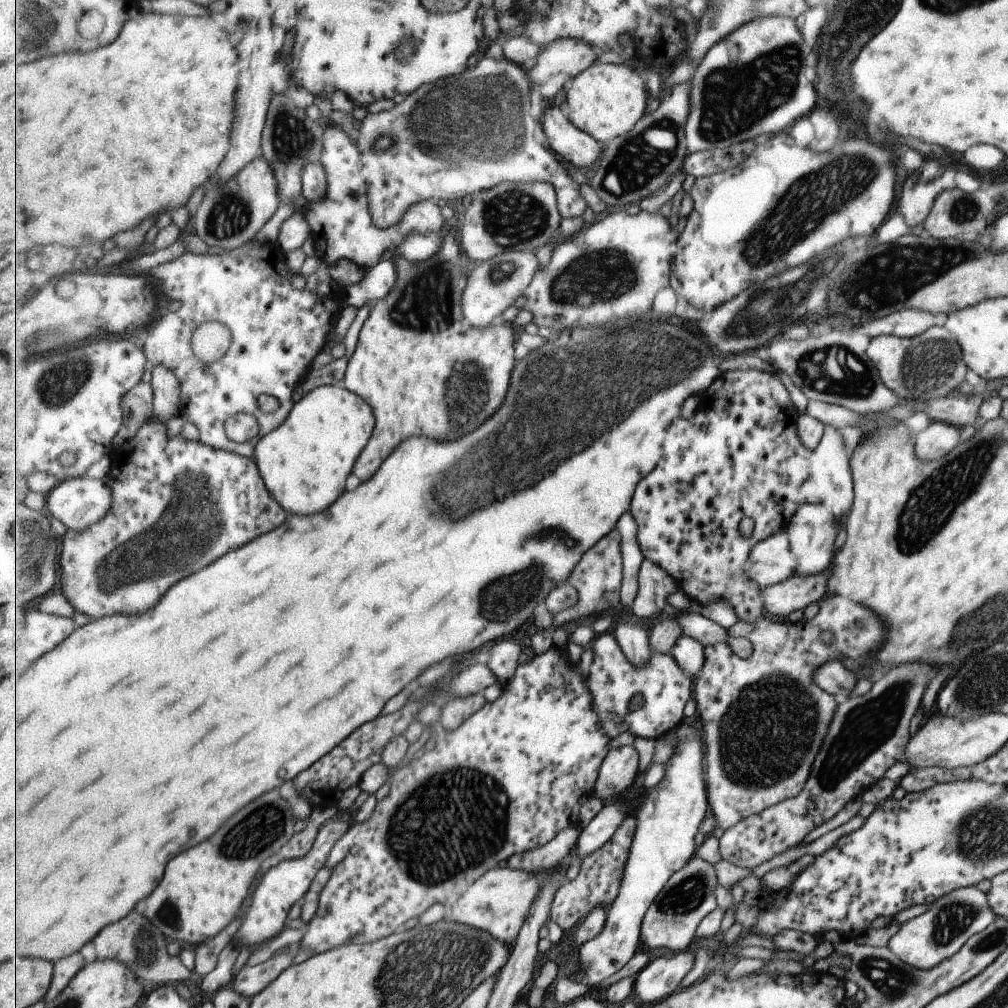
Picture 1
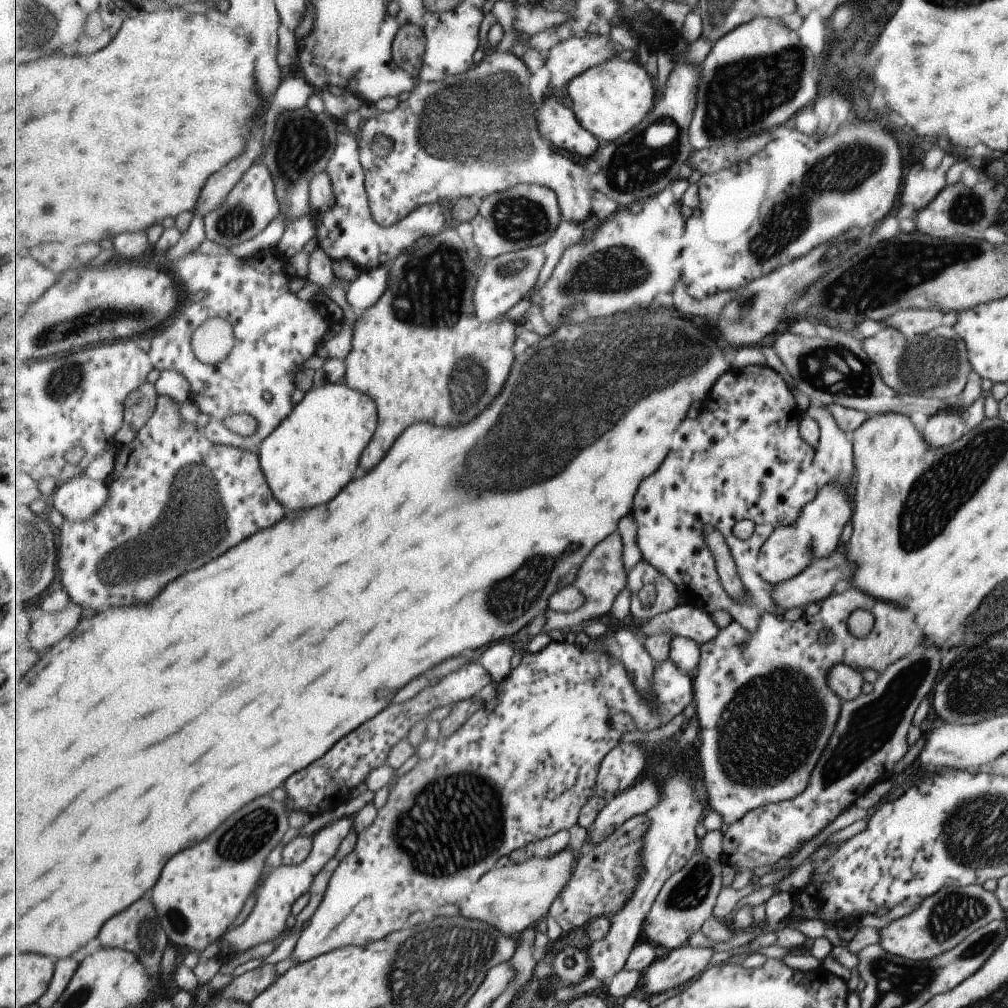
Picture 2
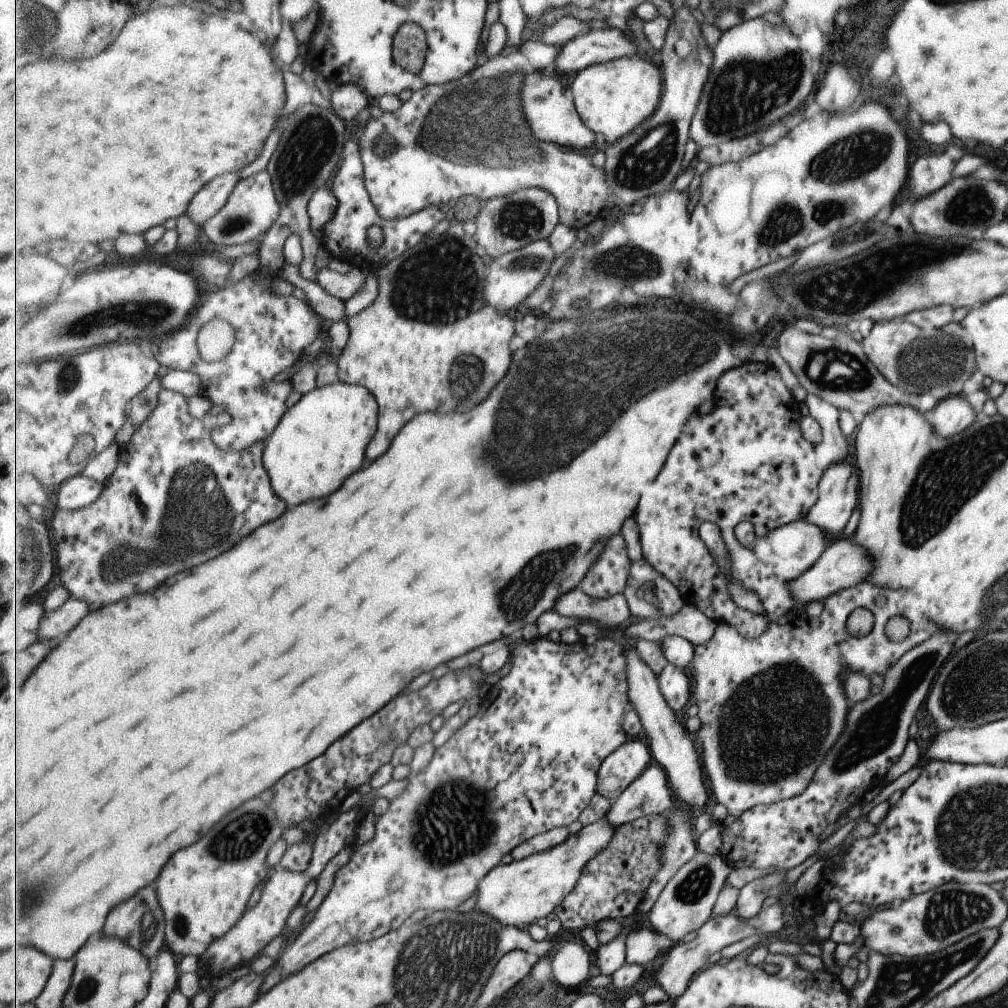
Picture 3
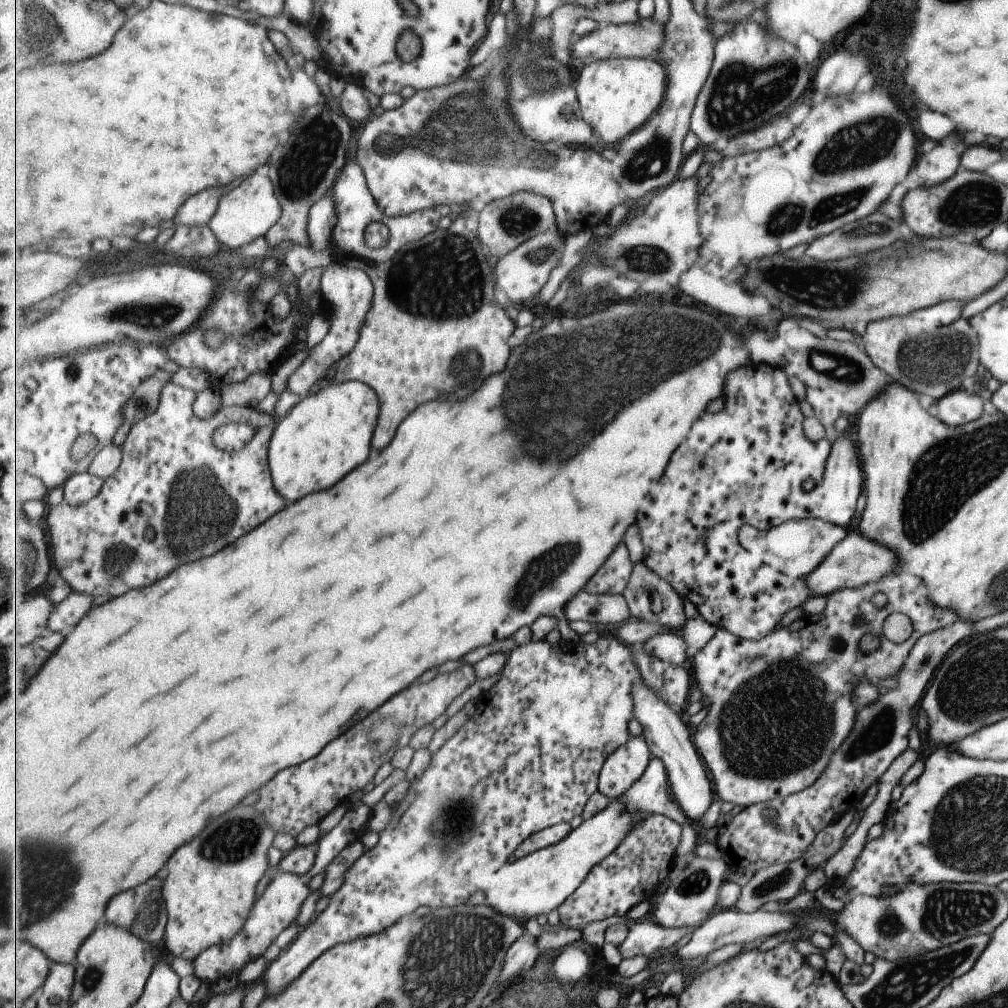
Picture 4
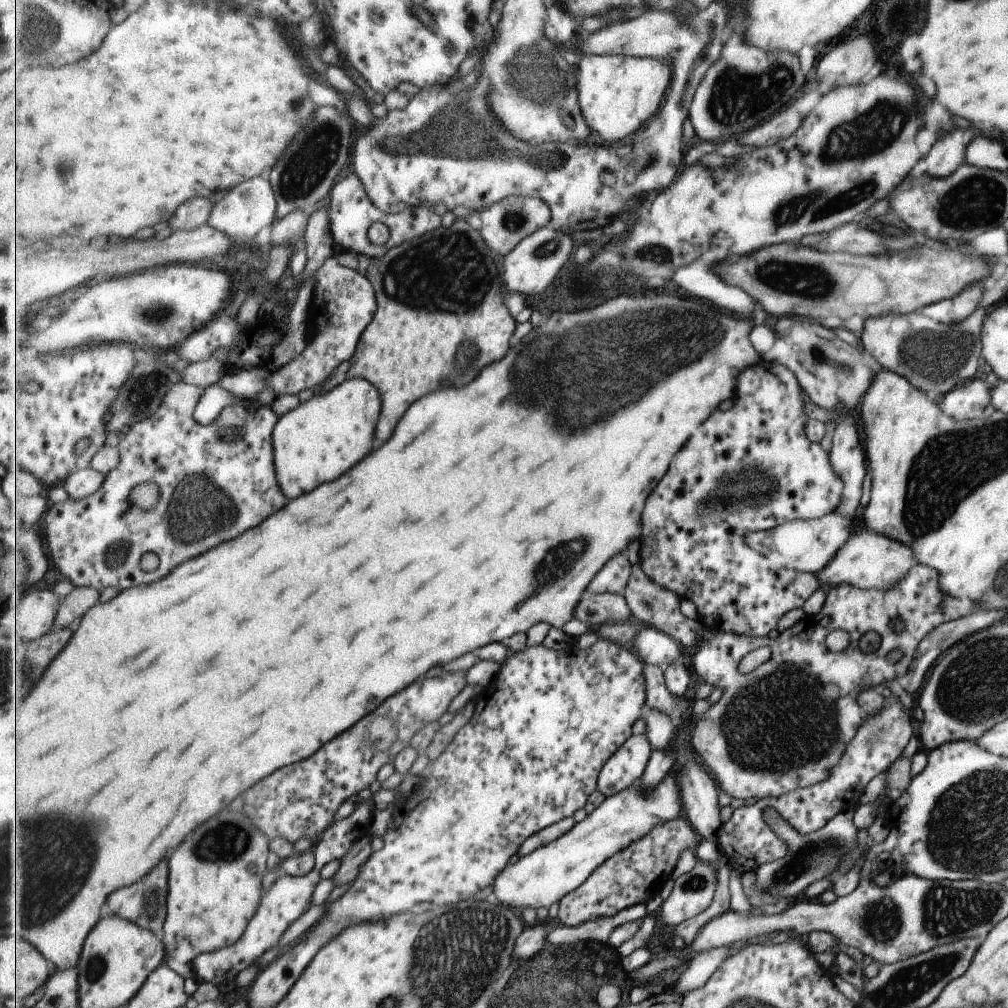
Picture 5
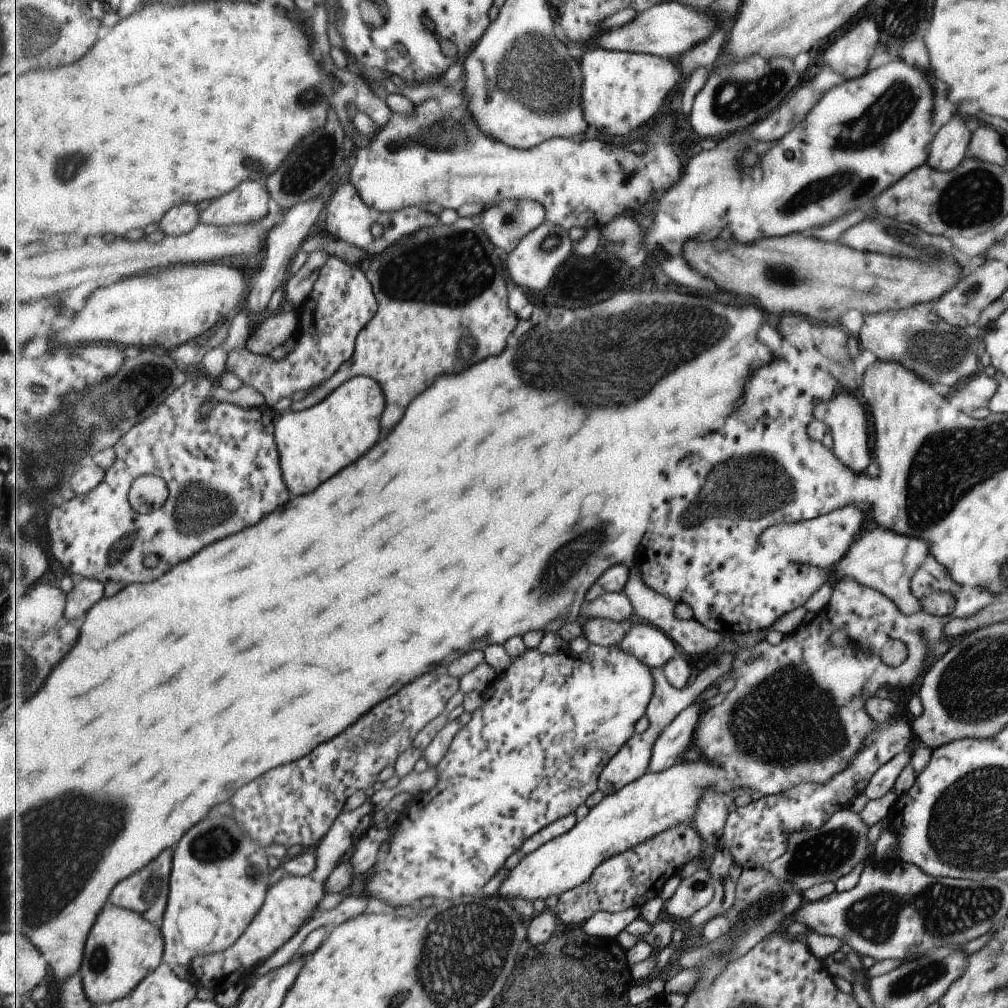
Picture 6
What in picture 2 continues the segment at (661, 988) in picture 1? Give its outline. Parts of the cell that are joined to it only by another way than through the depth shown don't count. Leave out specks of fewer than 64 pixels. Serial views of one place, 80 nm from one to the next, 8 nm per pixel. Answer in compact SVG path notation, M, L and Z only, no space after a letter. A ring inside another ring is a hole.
M687 943L677 947L664 958L658 958L645 972L644 988L647 996L685 988L697 978L713 958L713 948L691 946Z

